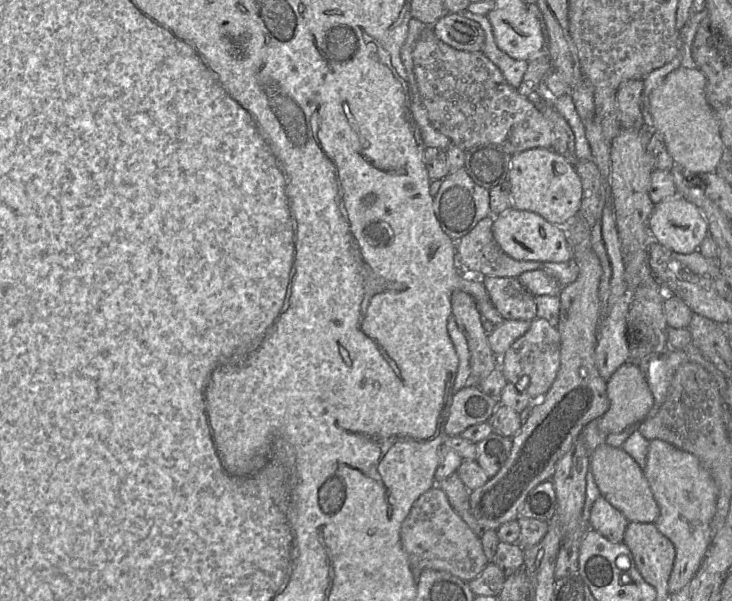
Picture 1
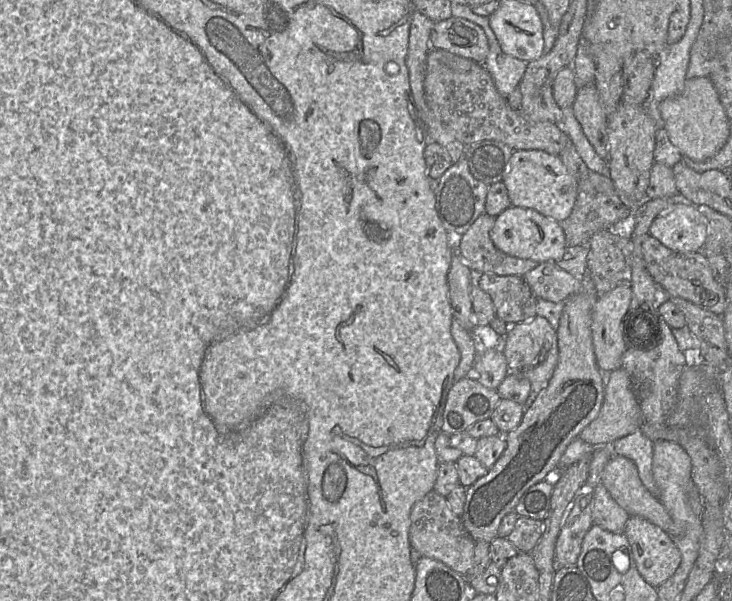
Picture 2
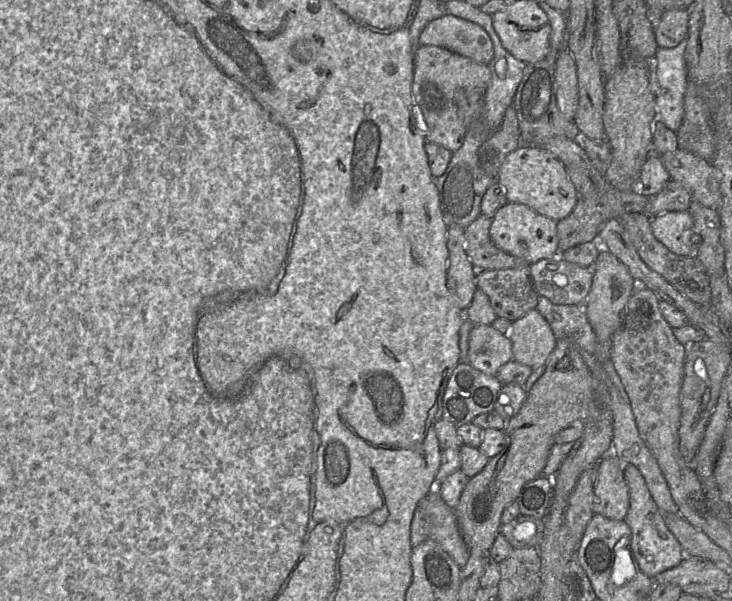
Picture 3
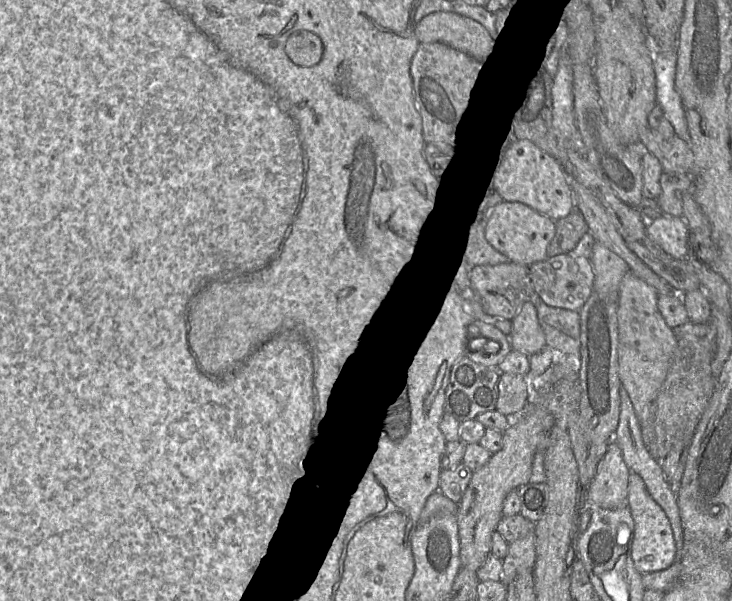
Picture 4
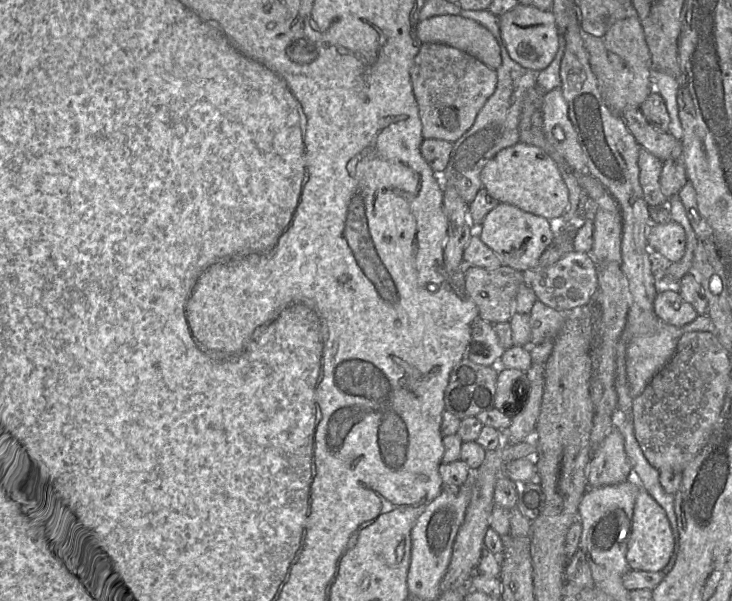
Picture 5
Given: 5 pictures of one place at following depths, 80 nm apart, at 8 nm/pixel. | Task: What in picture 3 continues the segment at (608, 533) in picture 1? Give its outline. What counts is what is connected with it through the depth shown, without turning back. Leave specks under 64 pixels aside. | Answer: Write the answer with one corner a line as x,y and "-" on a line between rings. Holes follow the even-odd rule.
612,453
598,463
593,485
593,514
608,519
625,520
629,510
629,489
624,478
624,464

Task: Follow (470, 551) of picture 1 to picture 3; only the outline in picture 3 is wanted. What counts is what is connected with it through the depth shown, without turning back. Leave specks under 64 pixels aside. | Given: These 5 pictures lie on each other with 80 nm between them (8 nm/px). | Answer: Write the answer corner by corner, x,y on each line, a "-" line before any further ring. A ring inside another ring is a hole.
436,492
428,493
416,506
411,522
411,545
432,540
462,568
470,557
470,550
461,535
455,512

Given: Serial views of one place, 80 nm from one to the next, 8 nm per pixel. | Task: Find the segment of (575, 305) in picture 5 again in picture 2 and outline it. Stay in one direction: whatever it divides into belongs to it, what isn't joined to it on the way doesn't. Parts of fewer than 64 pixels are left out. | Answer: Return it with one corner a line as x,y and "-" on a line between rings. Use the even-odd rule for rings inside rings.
554,262
539,263
523,277
537,298
554,303
565,302
582,288
581,280

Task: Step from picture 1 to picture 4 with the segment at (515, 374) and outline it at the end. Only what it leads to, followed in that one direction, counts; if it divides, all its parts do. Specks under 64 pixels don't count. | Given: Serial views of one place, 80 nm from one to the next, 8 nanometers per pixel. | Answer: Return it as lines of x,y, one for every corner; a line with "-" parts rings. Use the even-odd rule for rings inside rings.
533,301
525,302
511,321
512,332
509,338
512,349
530,357
546,347
545,334

